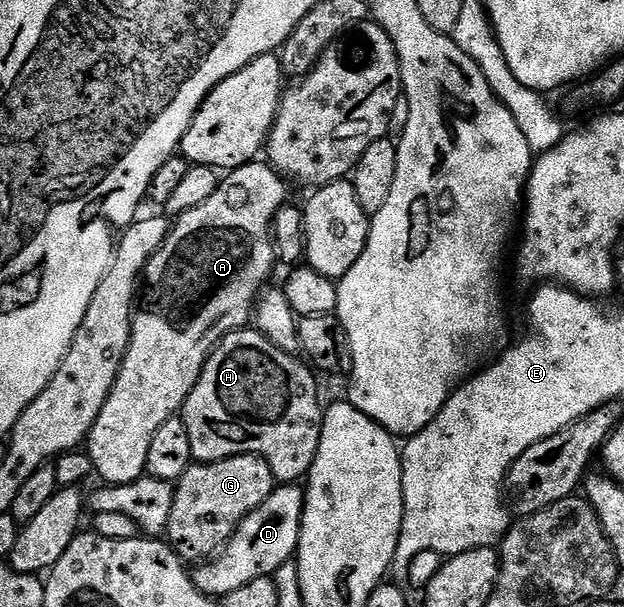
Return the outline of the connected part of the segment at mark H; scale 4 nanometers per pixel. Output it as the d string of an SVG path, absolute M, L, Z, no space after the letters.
M255 328L227 334L206 360L198 376L198 384L194 384L190 396L184 401L182 417L186 432L190 432L193 459L197 463L217 462L253 454L270 464L277 483L299 483L314 464L324 423L325 407L320 406L320 390L316 387L315 376L313 367L307 361L296 354L287 354Z

